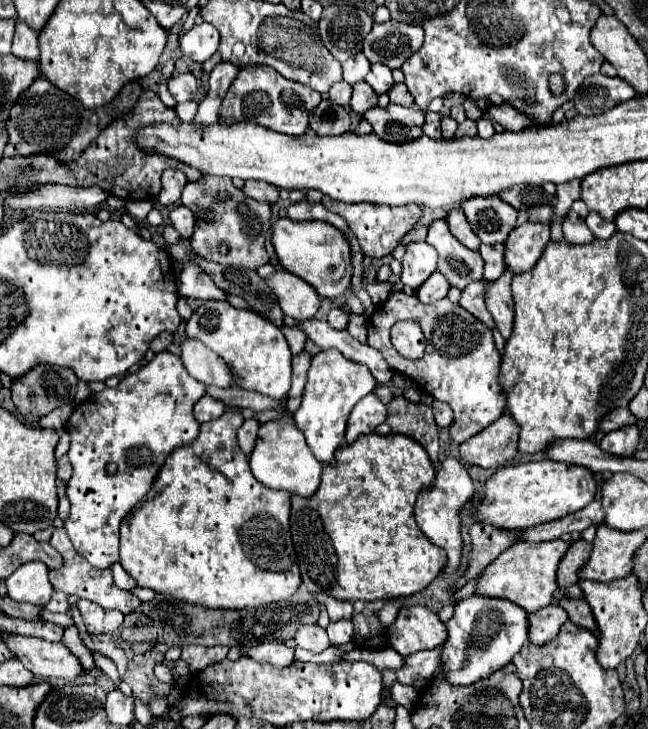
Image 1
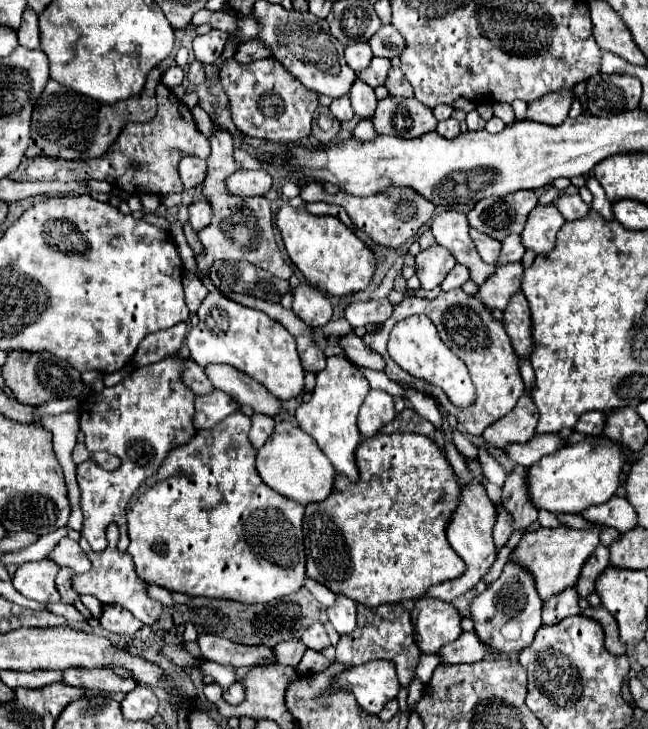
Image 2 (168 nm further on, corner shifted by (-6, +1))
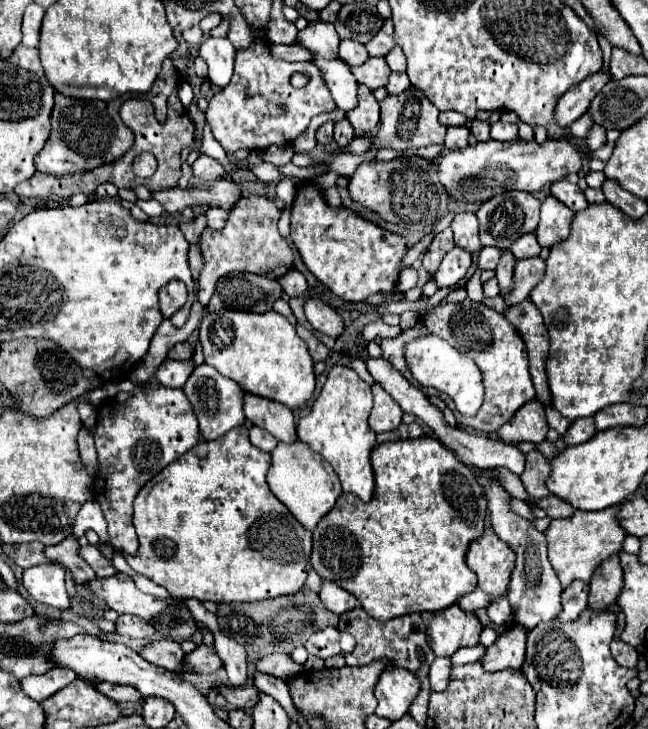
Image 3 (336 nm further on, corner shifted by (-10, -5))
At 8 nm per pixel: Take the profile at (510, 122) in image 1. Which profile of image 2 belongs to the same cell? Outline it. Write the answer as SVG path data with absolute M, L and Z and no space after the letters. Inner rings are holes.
M573 91L571 93L549 93L547 97L541 97L539 101L529 103L525 117L527 121L559 125L567 117L571 103L573 103Z

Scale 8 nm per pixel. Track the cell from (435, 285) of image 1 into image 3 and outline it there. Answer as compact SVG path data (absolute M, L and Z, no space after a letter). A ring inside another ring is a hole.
M483 247L481 253L479 253L479 269L495 269L499 259L503 255L503 249L497 249L497 247Z

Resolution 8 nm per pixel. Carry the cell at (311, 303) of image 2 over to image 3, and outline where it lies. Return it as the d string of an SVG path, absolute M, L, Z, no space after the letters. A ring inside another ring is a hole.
M311 297L305 303L305 315L307 315L307 321L313 325L313 329L323 333L323 335L337 339L345 331L345 323L343 323L341 315L321 299Z

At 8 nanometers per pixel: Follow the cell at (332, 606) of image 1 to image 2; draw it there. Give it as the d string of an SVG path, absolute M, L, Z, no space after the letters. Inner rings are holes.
M305 579L305 587L313 593L313 597L315 597L323 607L333 607L333 605L335 605L335 593L331 593L325 585L319 585L317 581Z

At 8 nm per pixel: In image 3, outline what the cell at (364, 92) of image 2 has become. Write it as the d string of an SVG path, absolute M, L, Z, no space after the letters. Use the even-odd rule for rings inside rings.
M359 85L359 105L347 113L355 135L369 135L379 125L379 103L369 87Z

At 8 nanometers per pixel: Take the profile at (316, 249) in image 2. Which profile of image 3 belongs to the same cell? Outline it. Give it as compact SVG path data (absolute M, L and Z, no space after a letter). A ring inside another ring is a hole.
M313 181L297 183L291 209L291 239L309 271L343 301L359 303L375 293L389 293L397 287L401 261L409 251L407 239L381 229L347 207L331 207L323 189Z

